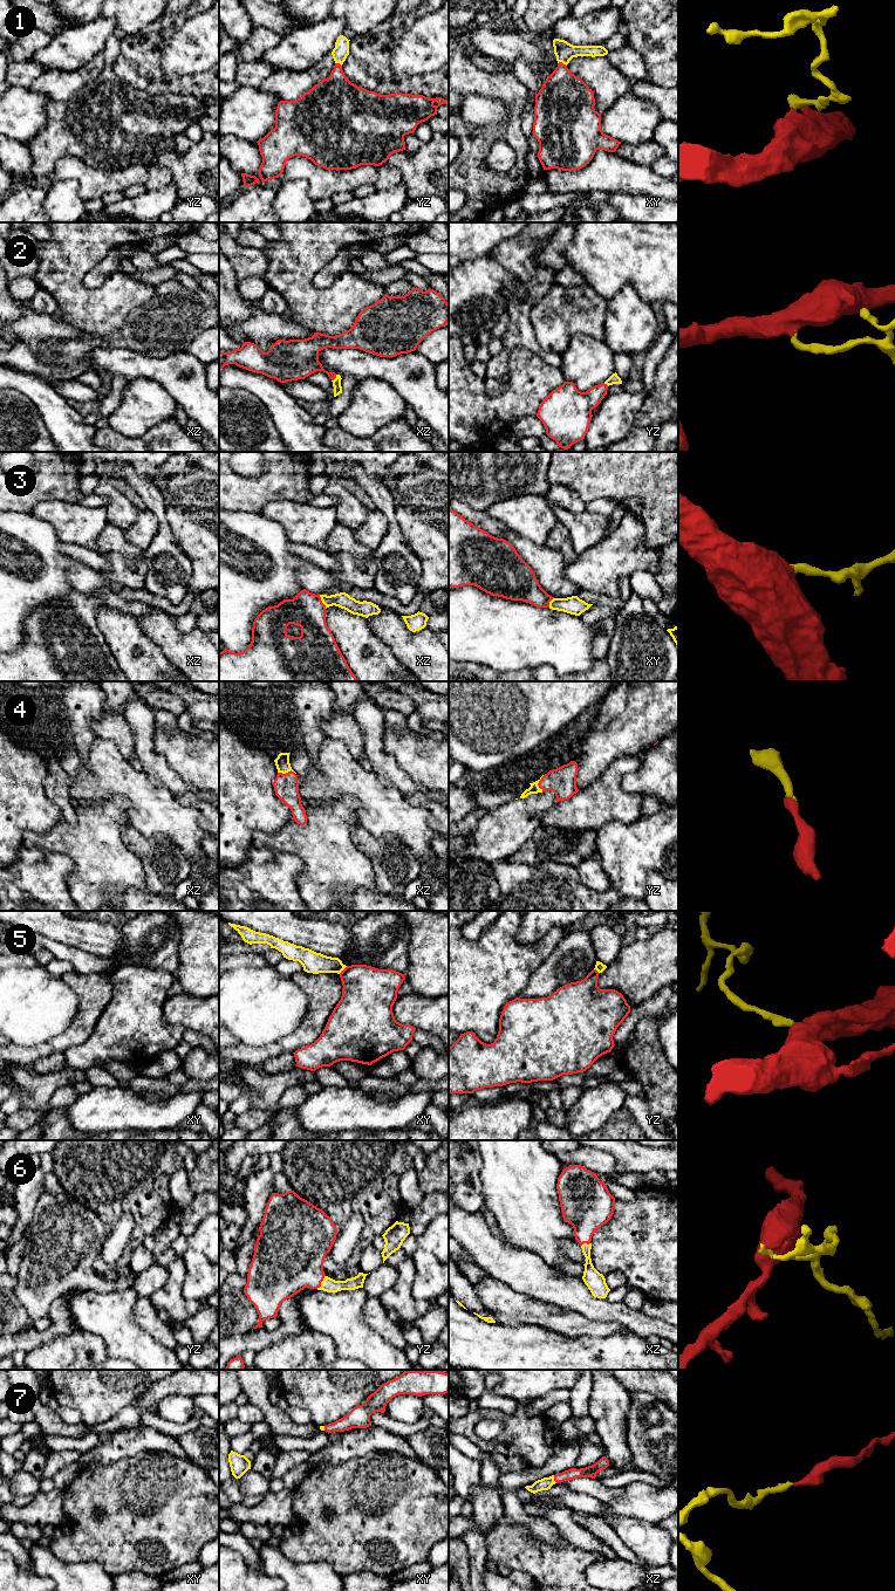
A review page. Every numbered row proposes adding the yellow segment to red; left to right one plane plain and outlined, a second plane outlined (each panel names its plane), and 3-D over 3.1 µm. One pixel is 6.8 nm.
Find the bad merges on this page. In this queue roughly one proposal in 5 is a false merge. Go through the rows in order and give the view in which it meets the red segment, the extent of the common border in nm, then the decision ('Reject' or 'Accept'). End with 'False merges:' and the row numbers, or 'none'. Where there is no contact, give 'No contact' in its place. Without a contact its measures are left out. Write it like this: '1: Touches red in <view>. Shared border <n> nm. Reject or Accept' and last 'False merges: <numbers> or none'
1: Touches red in xy. Shared border 70 nm. Accept
2: Touches red in xz. Shared border 60 nm. Accept
3: Touches red in xz. Shared border 110 nm. Accept
4: Touches red in xz. Shared border 130 nm. Accept
5: Touches red in xy. Shared border 80 nm. Reject
6: Touches red in yz. Shared border 110 nm. Accept
7: Touches red in xz. Shared border 60 nm. Accept
False merges: 5

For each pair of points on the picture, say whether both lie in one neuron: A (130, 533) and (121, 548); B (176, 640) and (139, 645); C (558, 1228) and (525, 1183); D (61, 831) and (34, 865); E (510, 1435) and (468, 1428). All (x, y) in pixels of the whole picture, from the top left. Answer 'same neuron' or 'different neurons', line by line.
A: different neurons
B: different neurons
C: same neuron
D: different neurons
E: same neuron

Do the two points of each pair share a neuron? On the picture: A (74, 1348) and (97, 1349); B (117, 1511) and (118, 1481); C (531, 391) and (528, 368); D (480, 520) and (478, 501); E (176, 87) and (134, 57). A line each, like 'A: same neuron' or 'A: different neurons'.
A: same neuron
B: same neuron
C: same neuron
D: different neurons
E: same neuron

